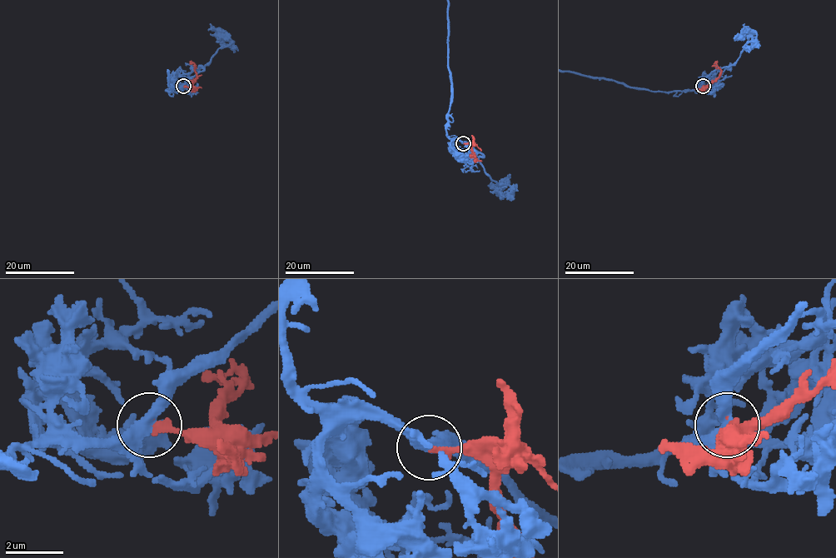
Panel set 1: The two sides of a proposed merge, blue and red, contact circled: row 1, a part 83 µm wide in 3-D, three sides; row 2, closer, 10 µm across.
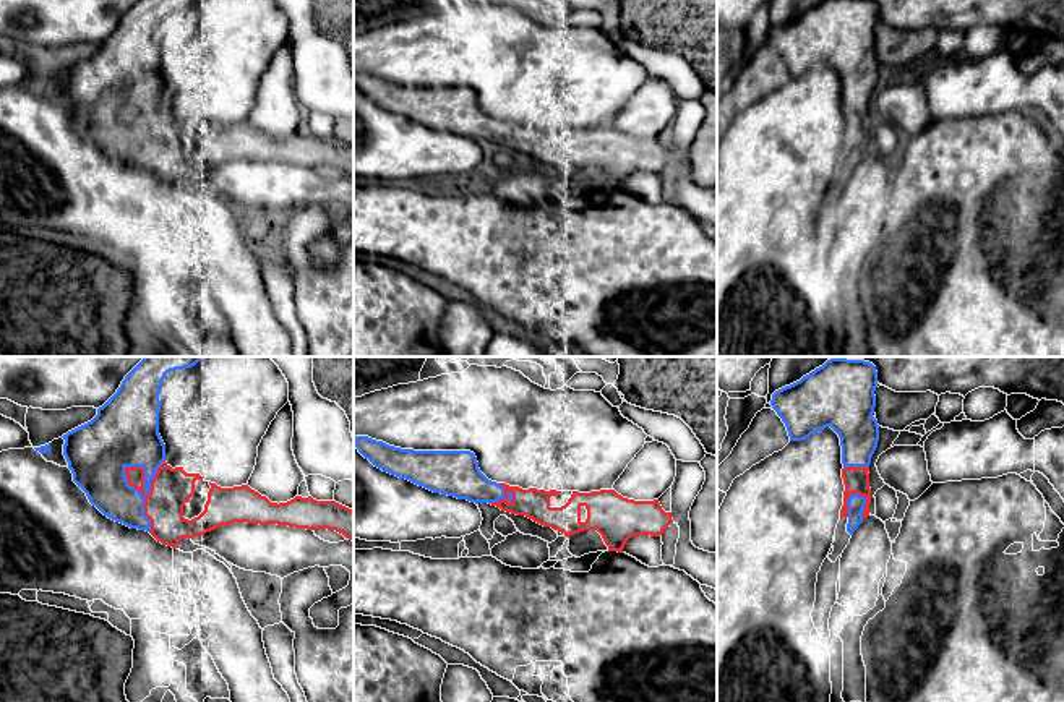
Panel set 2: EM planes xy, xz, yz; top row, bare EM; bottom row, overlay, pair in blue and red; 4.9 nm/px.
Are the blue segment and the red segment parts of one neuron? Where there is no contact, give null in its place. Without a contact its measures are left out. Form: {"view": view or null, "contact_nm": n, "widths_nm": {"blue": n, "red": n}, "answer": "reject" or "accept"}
{"view": "xy", "contact_nm": 360, "widths_nm": {"blue": 240, "red": 200}, "answer": "accept"}

